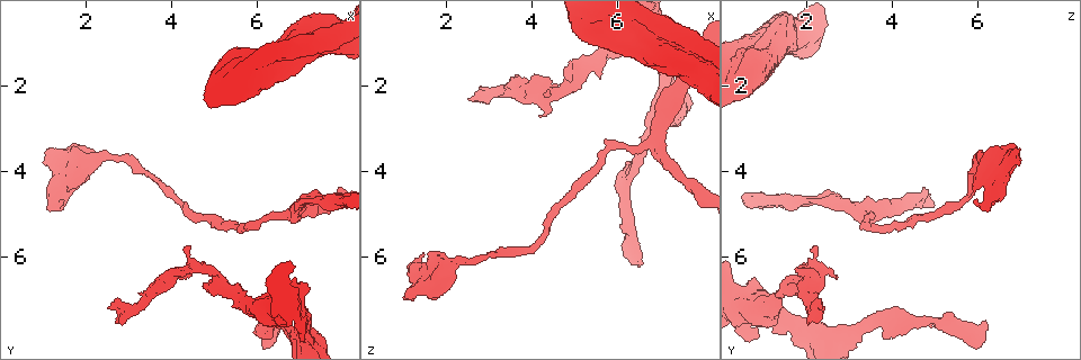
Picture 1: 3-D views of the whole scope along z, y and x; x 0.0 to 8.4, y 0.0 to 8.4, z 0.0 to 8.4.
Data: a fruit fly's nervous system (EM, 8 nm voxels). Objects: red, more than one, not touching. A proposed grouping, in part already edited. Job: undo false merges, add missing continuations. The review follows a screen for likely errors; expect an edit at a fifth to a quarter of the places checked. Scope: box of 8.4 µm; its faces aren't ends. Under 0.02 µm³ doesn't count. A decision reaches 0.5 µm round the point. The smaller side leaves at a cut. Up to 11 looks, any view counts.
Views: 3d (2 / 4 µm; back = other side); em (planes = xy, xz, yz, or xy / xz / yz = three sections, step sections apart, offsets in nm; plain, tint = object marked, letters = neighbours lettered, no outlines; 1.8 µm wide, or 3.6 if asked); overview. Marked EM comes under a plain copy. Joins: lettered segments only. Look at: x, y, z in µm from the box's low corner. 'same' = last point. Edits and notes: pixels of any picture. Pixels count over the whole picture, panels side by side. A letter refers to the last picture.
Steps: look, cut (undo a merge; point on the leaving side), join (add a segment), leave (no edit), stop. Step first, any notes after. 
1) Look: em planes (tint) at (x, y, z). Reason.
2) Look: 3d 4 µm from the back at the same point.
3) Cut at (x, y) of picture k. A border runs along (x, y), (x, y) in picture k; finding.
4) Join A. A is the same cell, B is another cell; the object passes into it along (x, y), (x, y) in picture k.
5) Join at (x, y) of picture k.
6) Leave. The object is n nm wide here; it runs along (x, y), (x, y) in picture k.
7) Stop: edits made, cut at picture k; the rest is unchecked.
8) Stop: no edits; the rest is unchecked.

Look: em yz step 4 (tint) at (2.55, 7.20, 2.25). An open end.

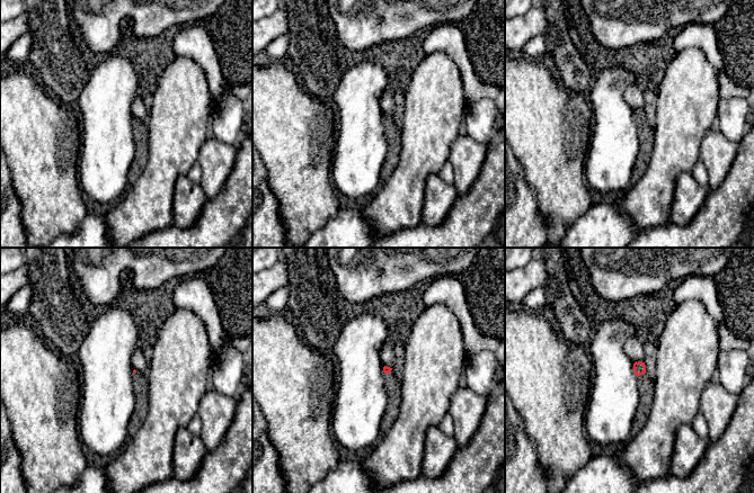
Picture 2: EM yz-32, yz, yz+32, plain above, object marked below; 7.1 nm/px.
Look: em planes (letters) at the same point. Another direction.

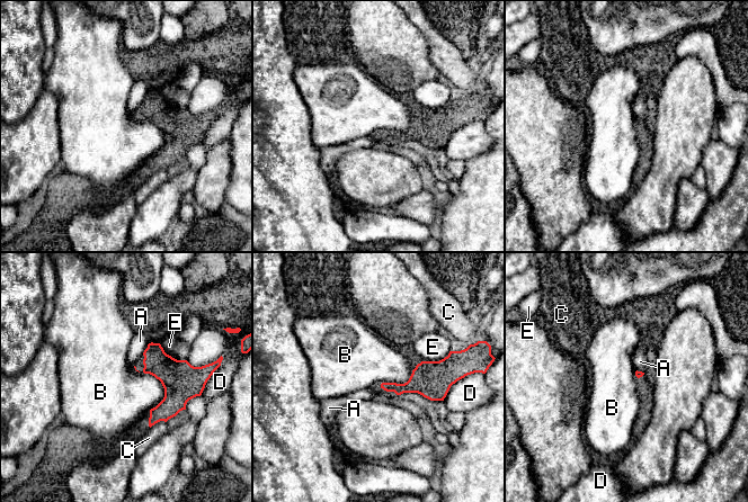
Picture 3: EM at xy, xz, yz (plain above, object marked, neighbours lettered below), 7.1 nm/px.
Leave. A, B, C, D and E are other cells; a border runs along (143, 371), (163, 388), (149, 410) in picture 3; no lettered segment goes on from it.

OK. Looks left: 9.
Look: 3d 4 µm at (4.90, 6.30, 2.15). Sharp bend.

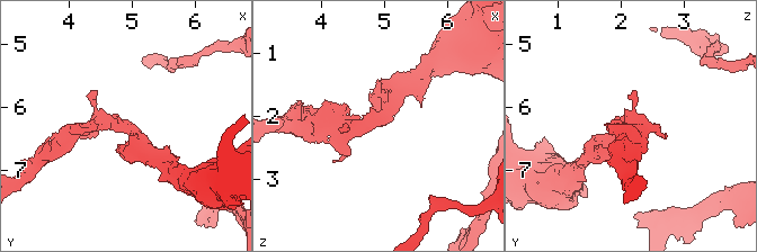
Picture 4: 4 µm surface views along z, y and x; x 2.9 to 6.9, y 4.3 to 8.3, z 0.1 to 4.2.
Look: em xy step 8 (tint) at (4.85, 6.25, 2.05). Shape alone is not enough.

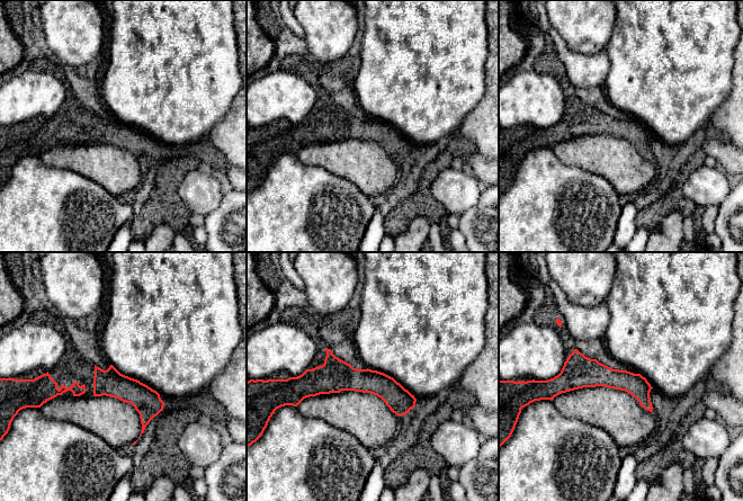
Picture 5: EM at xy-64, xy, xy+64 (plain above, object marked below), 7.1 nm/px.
Look: em planes (letters) at the same point. Another direction.

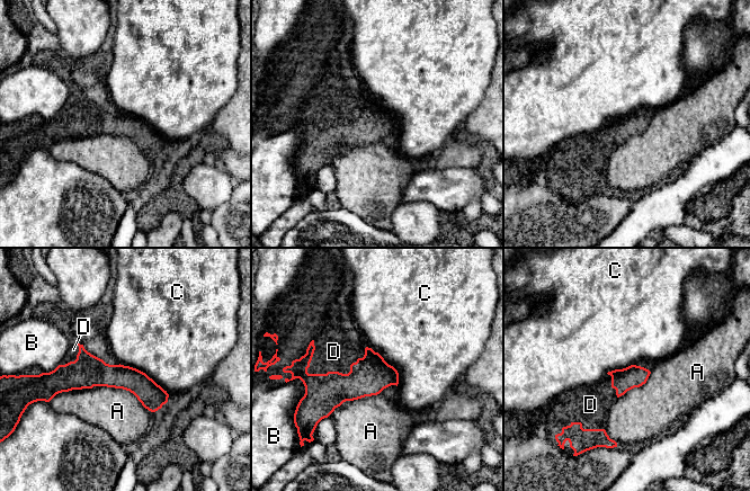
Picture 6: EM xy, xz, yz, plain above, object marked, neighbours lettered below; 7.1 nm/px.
Join D. The longest contact is with D, 550 nm; D is the same cell, A, B and C are other cells; the object passes into it along (369, 375), (349, 372), (333, 351) in picture 6; the neuron continues.

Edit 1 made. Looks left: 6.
Look: 3d 2 µm at (5.85, 5.25, 3.40). Sharp bend.

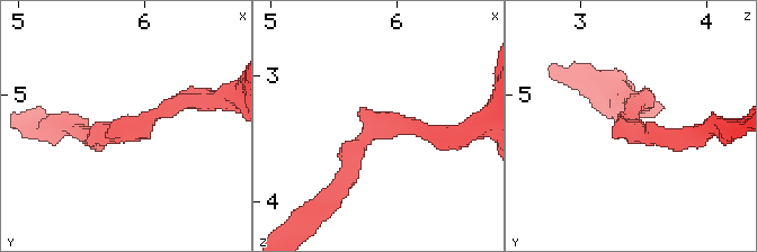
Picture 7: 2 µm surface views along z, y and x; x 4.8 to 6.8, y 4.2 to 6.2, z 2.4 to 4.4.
Look: em planes (tint) at (5.90, 5.32, 3.38). The arms are 170, 180 nm wide.

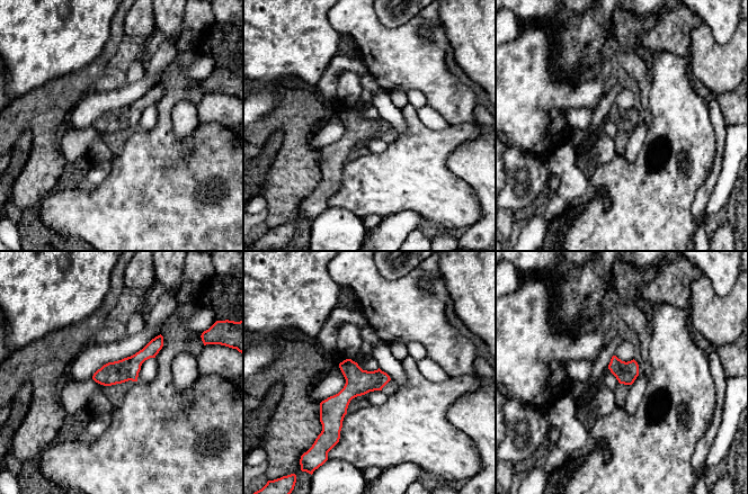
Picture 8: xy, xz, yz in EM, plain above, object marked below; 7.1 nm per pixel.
Look: em planes (letters) at the same point.

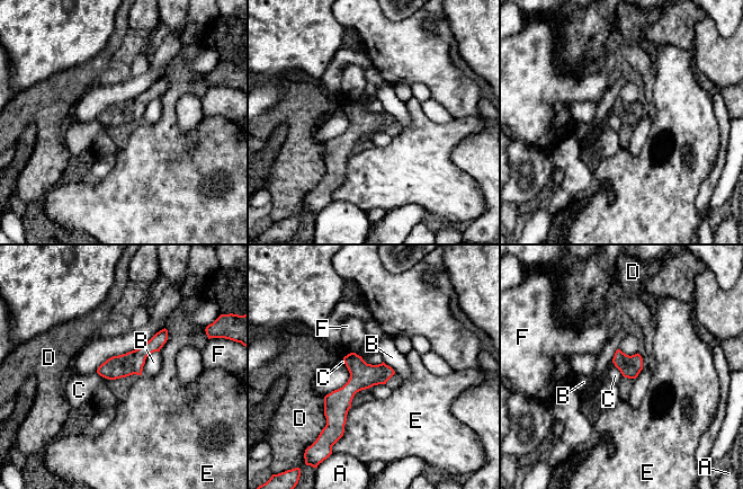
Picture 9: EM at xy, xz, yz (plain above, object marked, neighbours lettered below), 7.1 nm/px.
Leave. The object is 160 nm wide here; A, B, C, D, E and F are other cells; a border runs along (361, 357), (372, 364), (383, 362) in picture 9; continuous, no second neuron.

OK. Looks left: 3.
Look: 3d 2 µm at (6.50, 7.60, 6.20). Free end.

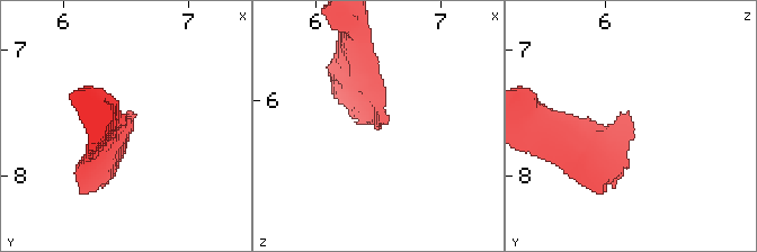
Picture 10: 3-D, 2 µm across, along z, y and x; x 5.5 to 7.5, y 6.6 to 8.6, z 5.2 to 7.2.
Look: em planes (letters) at (6.50, 7.60, 6.20). Now the EM.

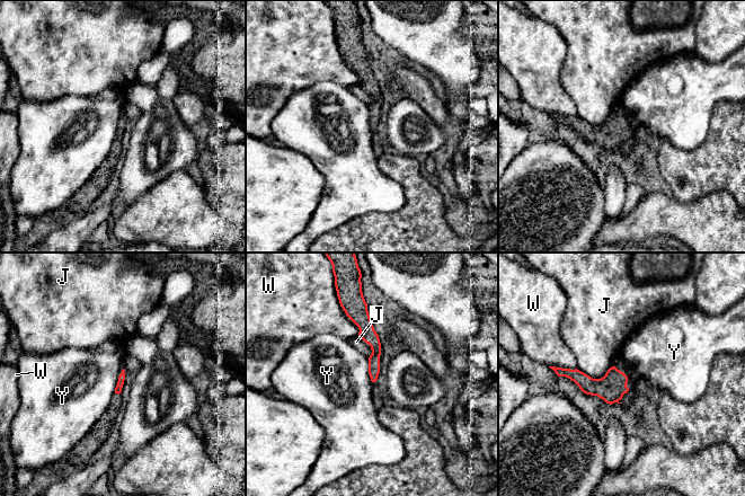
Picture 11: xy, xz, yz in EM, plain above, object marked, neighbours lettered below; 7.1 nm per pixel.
Leave. The longest contact is with J, 240 nm; J, W and Y are other cells; a border runs along (367, 357), (367, 373), (371, 380) in picture 11; none of them fits.

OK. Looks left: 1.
Look: em planes (letters) at (1.60, 4.40, 5.85). Branch stops here.

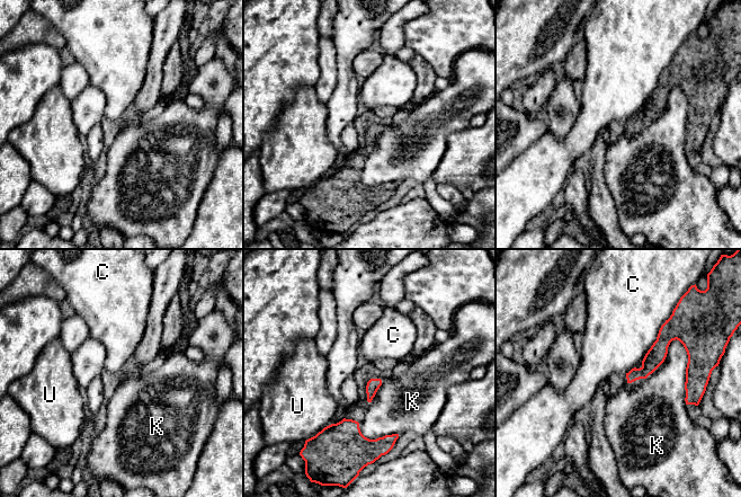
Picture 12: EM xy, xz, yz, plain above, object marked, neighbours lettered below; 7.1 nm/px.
Leave. The longest contact is with K, 480 nm; C, K and U are other cells; a border runs along (671, 314), (641, 361) in picture 12; none of them fits.

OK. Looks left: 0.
Stop: edits made, join at picture 6; the rest is unchecked.

